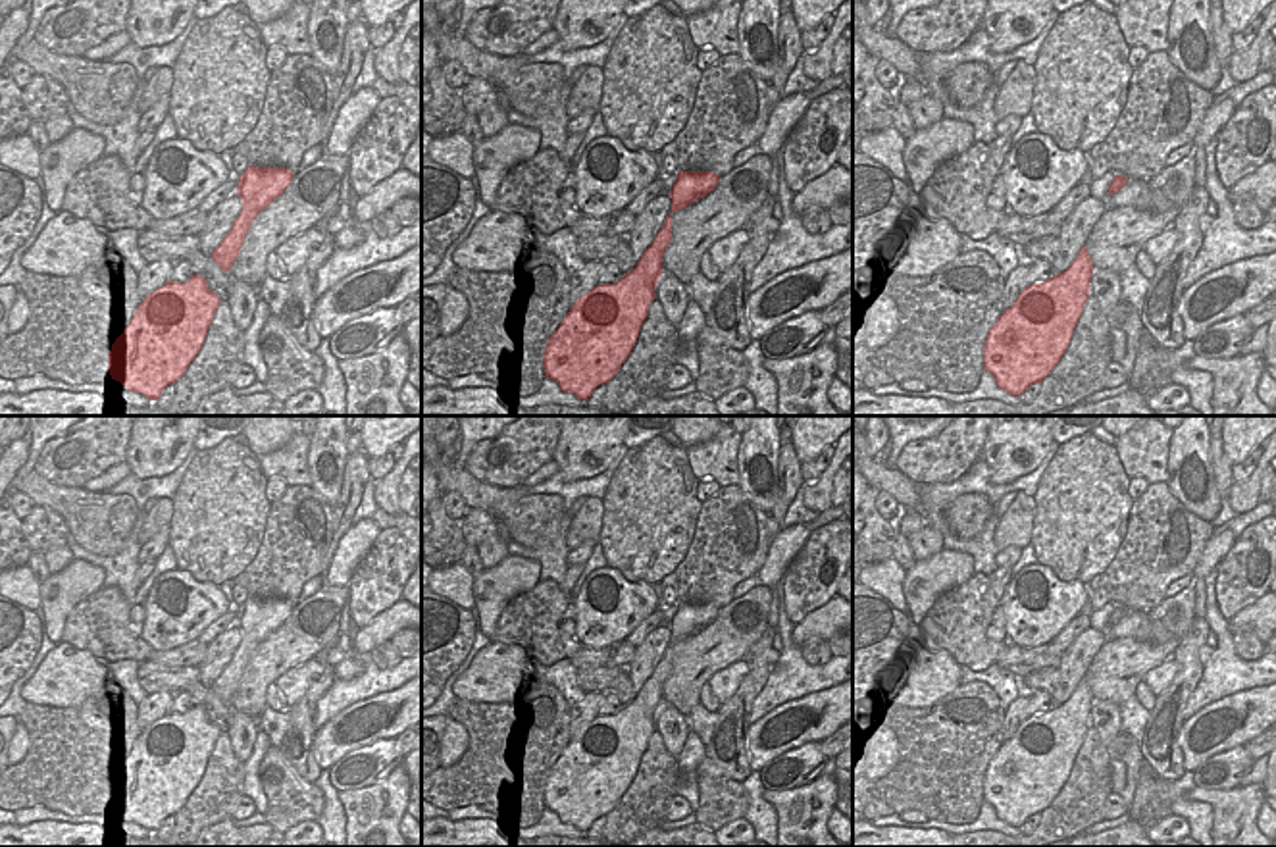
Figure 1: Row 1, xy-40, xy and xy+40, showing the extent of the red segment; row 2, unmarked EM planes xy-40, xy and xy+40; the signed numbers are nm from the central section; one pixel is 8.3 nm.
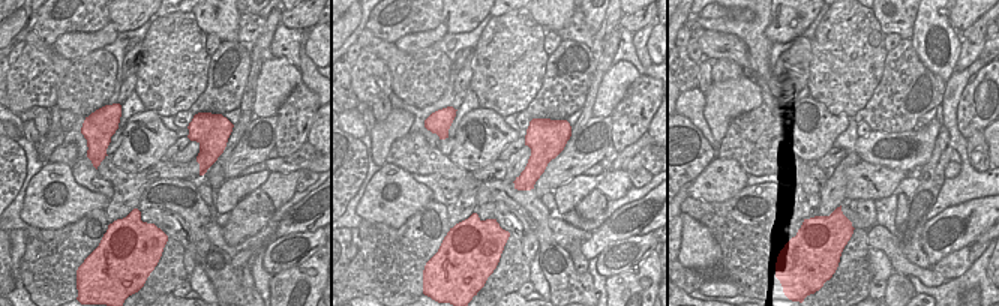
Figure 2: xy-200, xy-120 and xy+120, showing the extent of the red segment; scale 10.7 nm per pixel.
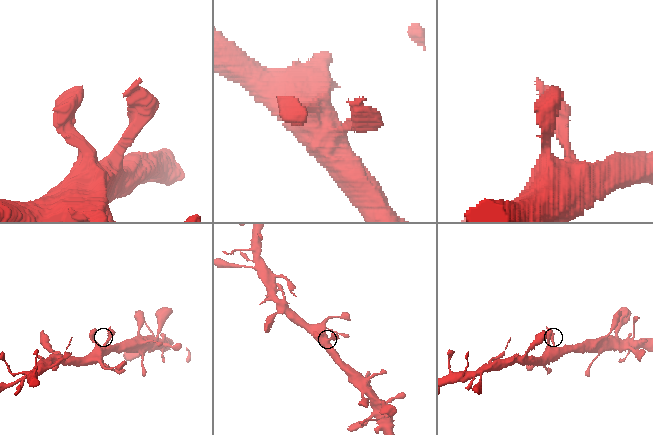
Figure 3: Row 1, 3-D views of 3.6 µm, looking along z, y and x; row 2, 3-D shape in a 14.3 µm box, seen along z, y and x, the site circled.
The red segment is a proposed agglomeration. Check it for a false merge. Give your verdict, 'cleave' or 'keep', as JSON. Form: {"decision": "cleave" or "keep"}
{"decision": "keep"}

